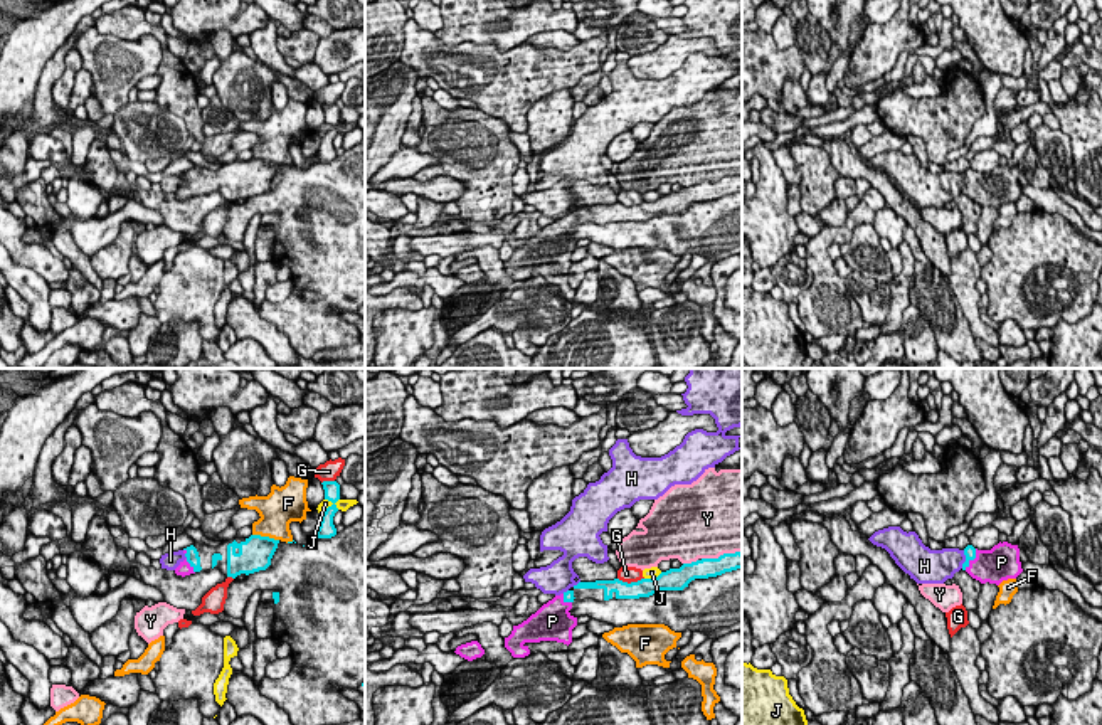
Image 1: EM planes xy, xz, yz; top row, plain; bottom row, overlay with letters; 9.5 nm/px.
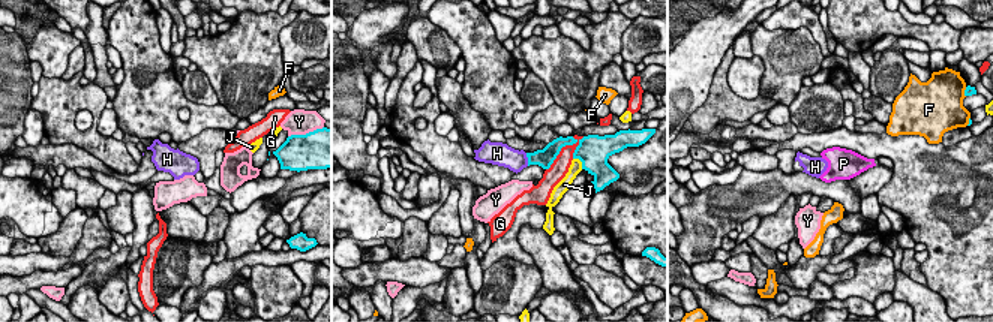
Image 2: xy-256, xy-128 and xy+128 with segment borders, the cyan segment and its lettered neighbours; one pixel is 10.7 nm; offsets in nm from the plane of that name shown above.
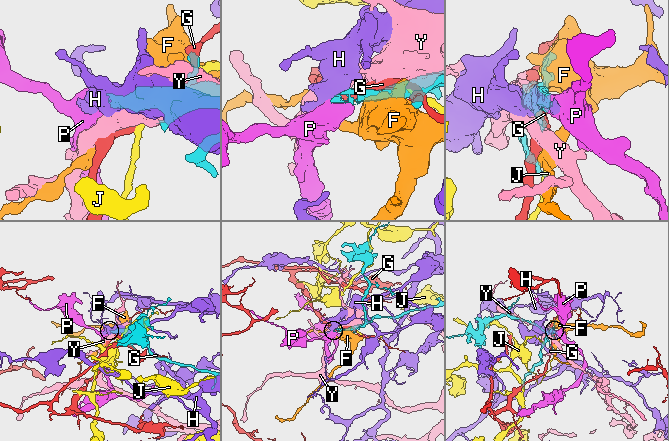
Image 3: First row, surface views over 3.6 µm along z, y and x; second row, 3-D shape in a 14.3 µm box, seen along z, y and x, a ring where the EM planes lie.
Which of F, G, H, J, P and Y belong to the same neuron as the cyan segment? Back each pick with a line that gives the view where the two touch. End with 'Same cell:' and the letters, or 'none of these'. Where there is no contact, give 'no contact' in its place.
P: contact in yz
Same cell: P

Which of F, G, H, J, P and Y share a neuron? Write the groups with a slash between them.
F / G / H / J / P / Y

